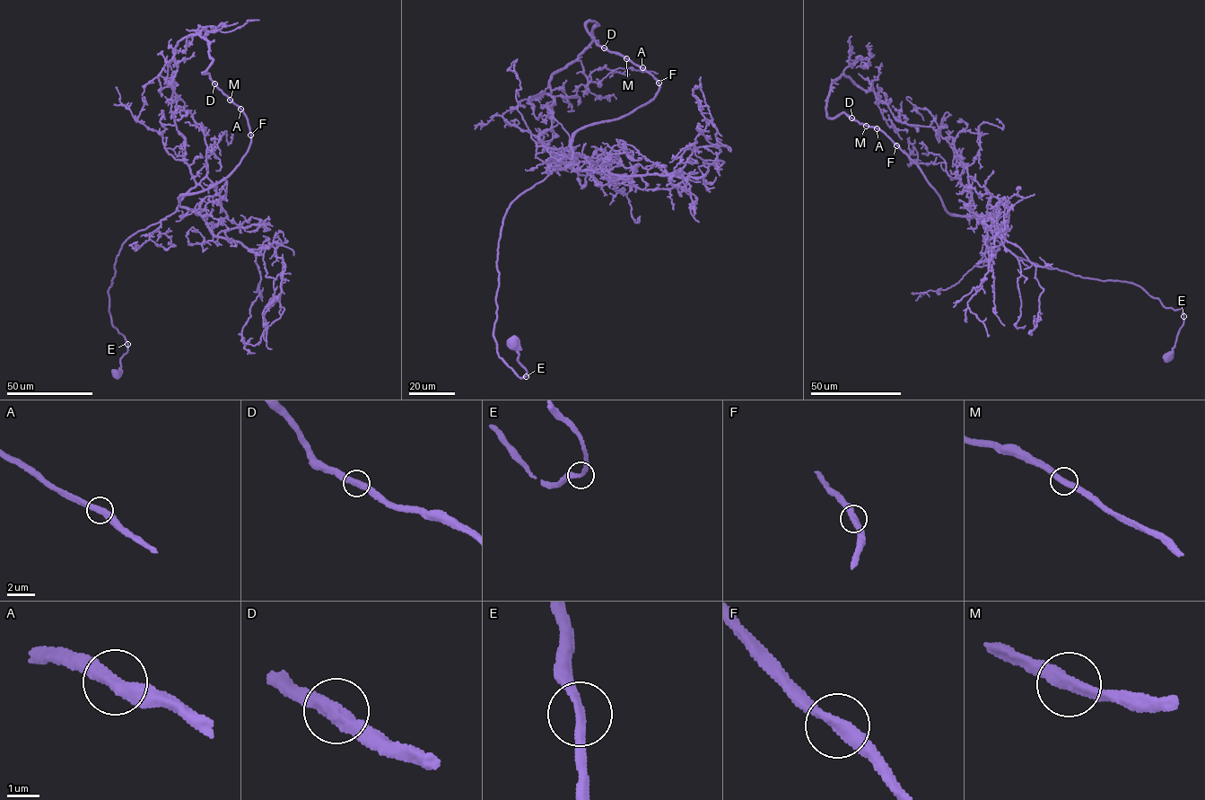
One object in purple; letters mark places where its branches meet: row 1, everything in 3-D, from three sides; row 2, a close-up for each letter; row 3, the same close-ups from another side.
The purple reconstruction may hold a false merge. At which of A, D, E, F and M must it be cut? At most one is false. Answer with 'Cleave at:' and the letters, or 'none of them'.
Cleave at: none of them

